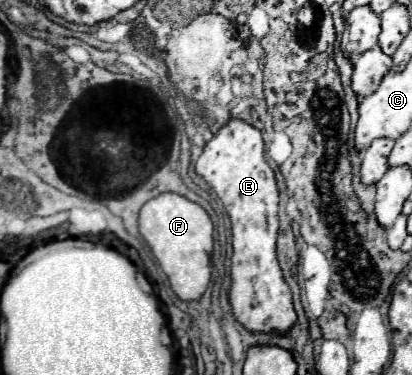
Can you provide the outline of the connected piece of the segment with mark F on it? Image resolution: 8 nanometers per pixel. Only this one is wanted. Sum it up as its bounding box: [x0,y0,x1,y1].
[139,193,213,301]

